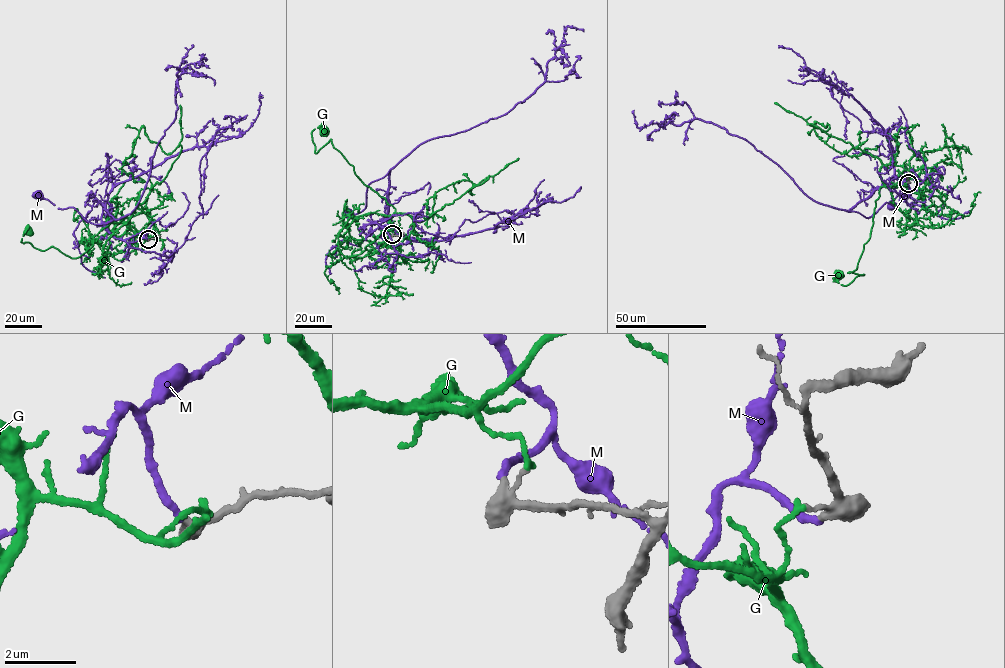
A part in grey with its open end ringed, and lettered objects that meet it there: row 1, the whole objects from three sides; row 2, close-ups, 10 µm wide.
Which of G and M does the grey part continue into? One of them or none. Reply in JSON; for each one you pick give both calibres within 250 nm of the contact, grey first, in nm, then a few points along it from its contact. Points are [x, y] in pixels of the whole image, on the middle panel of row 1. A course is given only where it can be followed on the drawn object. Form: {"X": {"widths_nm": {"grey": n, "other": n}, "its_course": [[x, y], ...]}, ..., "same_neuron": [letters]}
{"M": {"widths_nm": {"grey": 300, "other": 200}, "its_course": [[392, 234], [388, 224], [371, 224], [387, 215], [389, 170], [368, 183], [362, 211], [348, 214]]}, "same_neuron": ["M"]}

